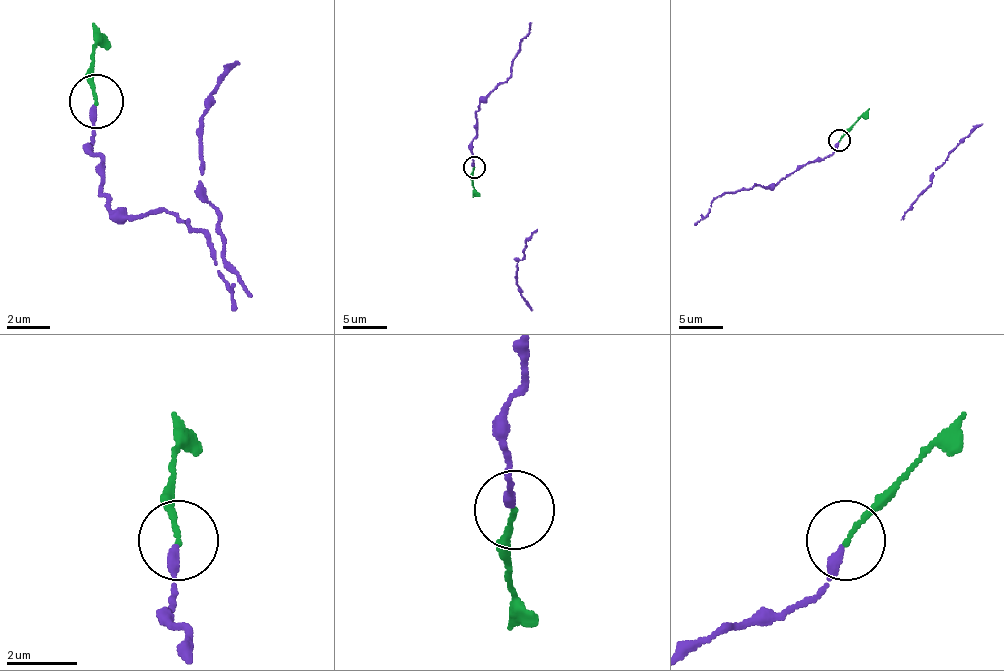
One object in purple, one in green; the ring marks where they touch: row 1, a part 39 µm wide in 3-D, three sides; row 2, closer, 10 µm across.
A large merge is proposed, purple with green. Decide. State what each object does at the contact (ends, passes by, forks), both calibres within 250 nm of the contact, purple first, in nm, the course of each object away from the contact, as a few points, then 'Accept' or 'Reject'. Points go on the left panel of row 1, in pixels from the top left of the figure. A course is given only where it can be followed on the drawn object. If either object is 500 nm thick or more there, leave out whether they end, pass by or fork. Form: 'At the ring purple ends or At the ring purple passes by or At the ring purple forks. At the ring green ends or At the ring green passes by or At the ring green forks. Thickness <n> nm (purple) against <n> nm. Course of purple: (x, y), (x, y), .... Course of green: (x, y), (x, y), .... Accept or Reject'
At the ring purple ends. At the ring green ends. Thickness 280 nm (purple) against 130 nm. Course of purple: (95, 105), (89, 143), (100, 160), (105, 198), (127, 214), (187, 225), (198, 230), (214, 258), (236, 312). Course of green: (95, 100), (95, 24). Accept

